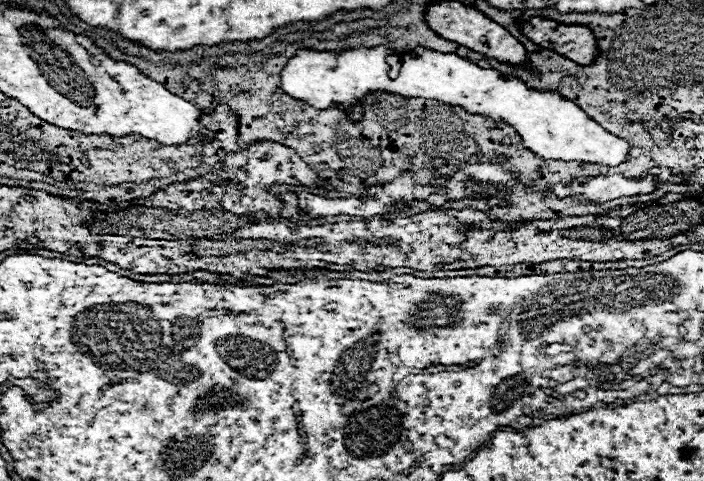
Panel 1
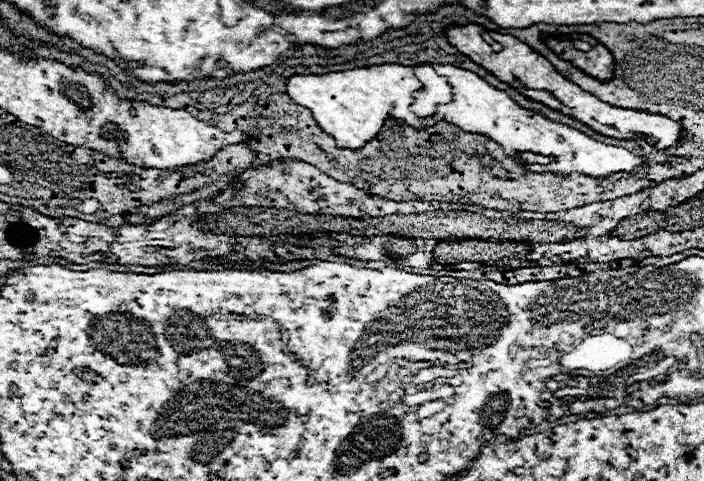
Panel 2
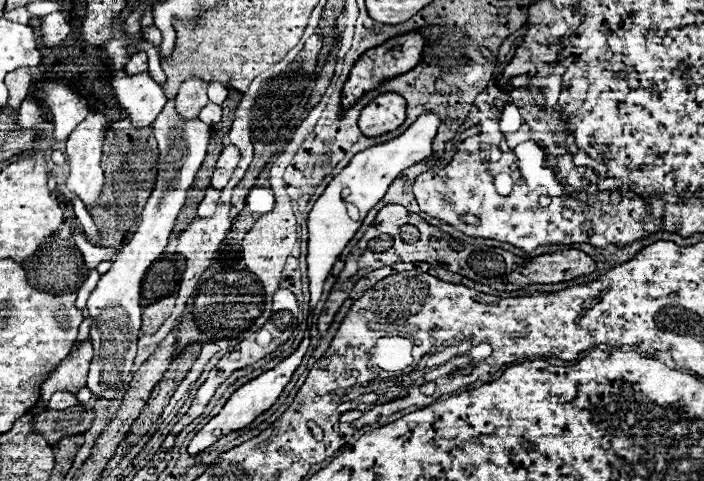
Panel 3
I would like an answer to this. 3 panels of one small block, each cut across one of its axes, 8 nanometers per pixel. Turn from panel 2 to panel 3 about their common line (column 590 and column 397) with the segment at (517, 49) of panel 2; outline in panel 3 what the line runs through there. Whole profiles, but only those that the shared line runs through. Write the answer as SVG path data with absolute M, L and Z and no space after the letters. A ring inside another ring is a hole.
M382 94L360 112L360 130L364 136L382 136L396 130L406 118L406 100L400 94Z

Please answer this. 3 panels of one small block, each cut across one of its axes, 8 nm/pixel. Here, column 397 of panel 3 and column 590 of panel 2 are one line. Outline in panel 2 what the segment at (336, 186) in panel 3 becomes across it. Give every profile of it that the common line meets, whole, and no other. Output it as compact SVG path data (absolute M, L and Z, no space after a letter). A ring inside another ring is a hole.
M432 64L432 66L440 76L448 78L448 82L452 84L452 94L454 94L450 104L438 106L436 118L450 122L464 132L488 136L496 144L506 146L506 154L510 154L512 148L534 150L540 154L554 154L554 156L558 156L558 162L546 166L548 172L562 174L562 176L578 172L578 174L592 176L592 178L606 178L616 172L632 172L644 160L644 158L628 152L626 148L606 146L566 124L556 124L552 120L546 120L538 112L520 108L506 92L492 88L486 80L482 80L478 74L474 74L470 70L456 68L452 64Z

